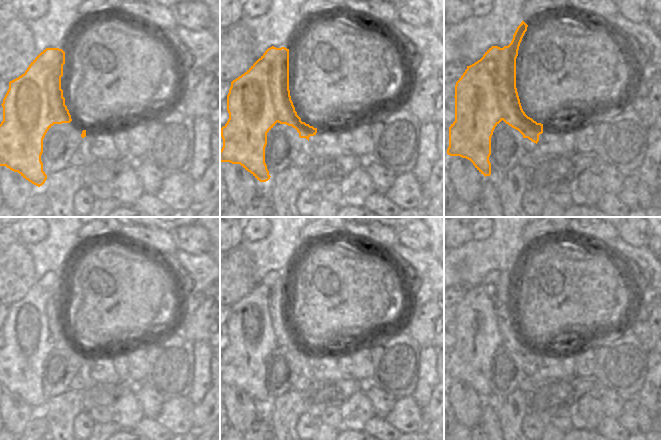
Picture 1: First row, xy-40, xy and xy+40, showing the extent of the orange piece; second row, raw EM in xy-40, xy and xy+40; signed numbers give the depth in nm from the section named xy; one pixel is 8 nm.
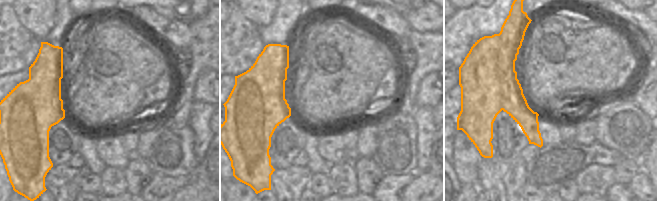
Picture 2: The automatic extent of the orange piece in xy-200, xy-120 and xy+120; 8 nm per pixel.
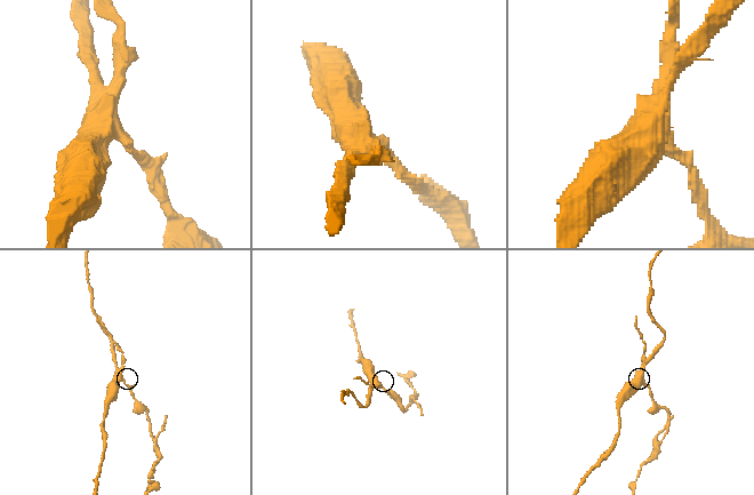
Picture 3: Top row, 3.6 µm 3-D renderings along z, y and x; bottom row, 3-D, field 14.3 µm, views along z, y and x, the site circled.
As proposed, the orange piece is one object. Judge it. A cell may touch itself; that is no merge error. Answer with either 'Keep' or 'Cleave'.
Cleave

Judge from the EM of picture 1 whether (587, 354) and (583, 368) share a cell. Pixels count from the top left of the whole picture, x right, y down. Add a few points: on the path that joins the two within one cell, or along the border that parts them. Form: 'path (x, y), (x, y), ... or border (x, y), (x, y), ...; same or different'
path (585, 357), (585, 365); same

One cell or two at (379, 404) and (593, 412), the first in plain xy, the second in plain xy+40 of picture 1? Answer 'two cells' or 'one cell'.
two cells

